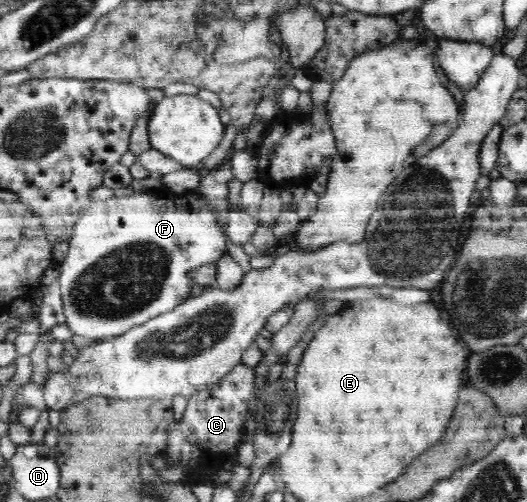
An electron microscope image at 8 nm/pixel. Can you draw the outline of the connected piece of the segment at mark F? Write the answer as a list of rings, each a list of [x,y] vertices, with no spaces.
[[[146,192],[120,197],[113,196],[107,200],[90,202],[88,209],[84,210],[82,216],[88,216],[88,218],[82,218],[84,222],[80,222],[80,226],[76,226],[76,234],[72,234],[72,246],[70,248],[62,247],[60,249],[58,258],[59,273],[55,278],[60,285],[63,312],[66,316],[65,323],[72,329],[72,333],[80,336],[86,336],[92,339],[120,337],[122,334],[128,333],[128,330],[131,330],[134,326],[144,325],[146,322],[152,321],[152,318],[160,317],[160,314],[175,310],[176,306],[182,304],[182,301],[188,298],[188,293],[191,291],[193,280],[190,274],[197,272],[204,266],[212,265],[226,252],[226,234],[224,234],[224,228],[218,222],[216,210],[212,210],[210,206],[208,208],[202,208],[200,212],[198,210],[192,210],[192,208],[188,208],[188,204],[182,204],[180,200],[176,200],[174,192],[172,194],[166,194],[166,196],[156,196],[156,193]]]

